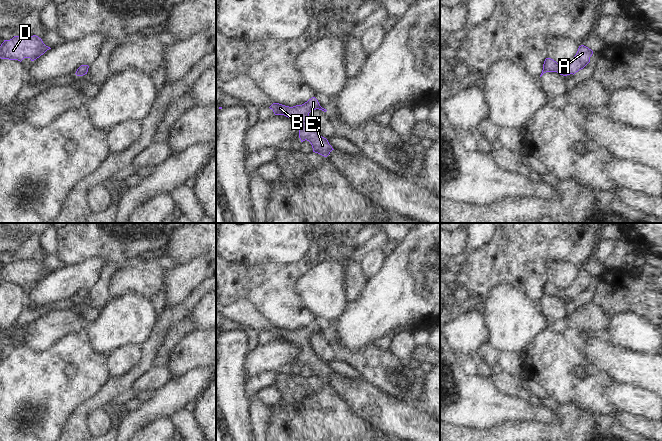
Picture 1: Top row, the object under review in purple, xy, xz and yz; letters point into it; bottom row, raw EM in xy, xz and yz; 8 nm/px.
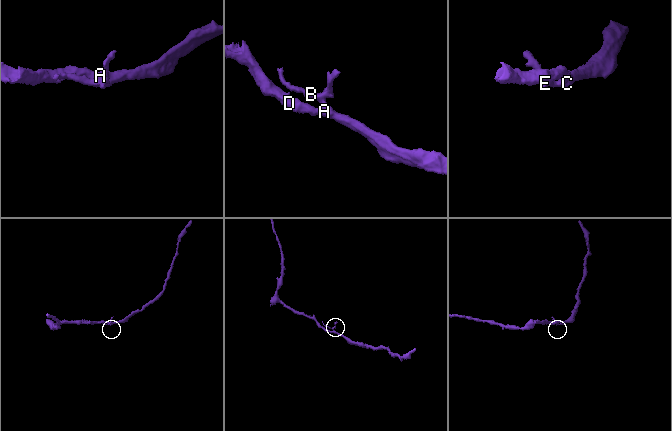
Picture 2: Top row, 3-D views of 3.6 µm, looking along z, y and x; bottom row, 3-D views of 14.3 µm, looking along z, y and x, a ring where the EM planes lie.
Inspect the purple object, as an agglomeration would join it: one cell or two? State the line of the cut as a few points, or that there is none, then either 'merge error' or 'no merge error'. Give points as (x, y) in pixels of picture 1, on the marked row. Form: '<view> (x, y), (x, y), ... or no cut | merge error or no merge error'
no cut | no merge error

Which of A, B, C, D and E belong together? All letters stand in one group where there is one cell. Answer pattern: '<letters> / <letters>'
A B C D E

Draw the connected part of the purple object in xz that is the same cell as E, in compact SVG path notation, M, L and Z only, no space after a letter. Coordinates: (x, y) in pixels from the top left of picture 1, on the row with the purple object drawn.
M312 97L302 105L289 107L279 103L273 103L269 108L273 110L275 115L284 115L301 125L299 128L299 138L301 142L305 140L309 141L312 145L313 152L327 157L334 150L328 140L322 137L310 122L309 113L311 111L316 109L324 112L327 111L320 106L315 97Z

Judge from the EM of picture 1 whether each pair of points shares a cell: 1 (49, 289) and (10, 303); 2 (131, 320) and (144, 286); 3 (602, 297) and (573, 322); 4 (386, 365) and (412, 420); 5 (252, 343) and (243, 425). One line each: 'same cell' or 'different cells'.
1: different cells
2: different cells
3: different cells
4: different cells
5: different cells

